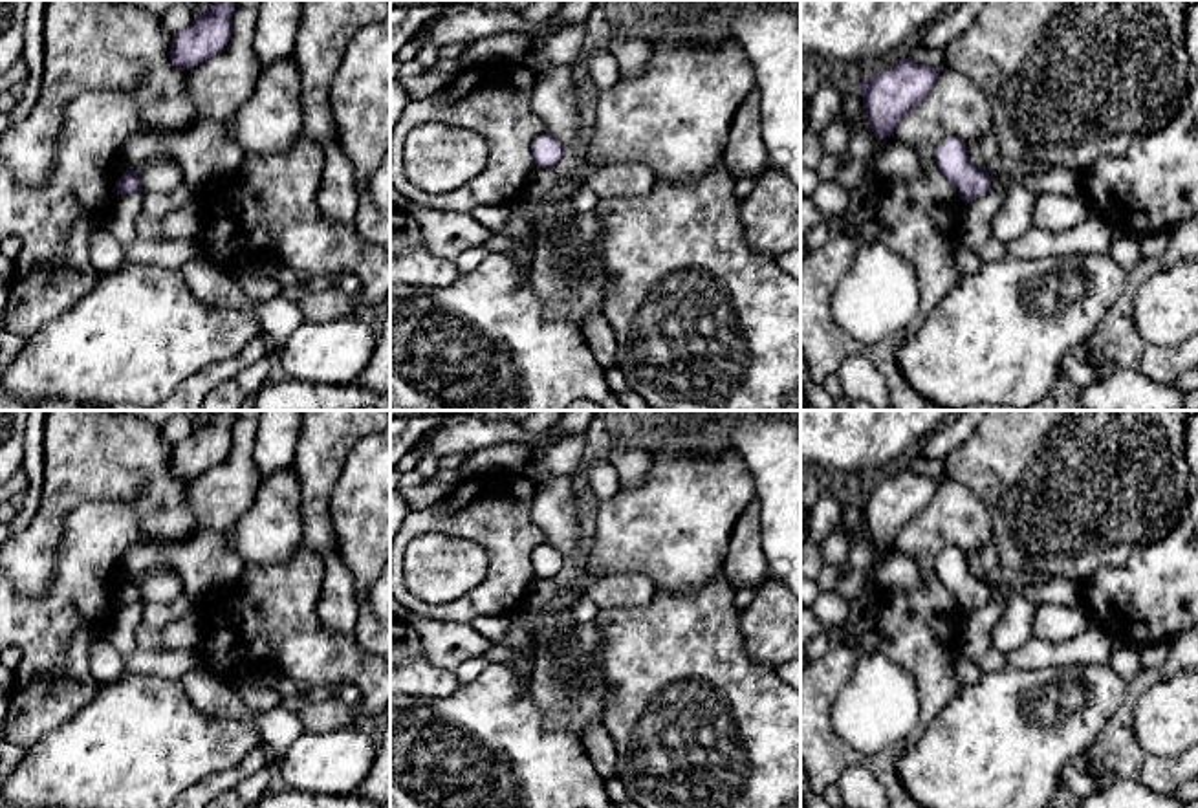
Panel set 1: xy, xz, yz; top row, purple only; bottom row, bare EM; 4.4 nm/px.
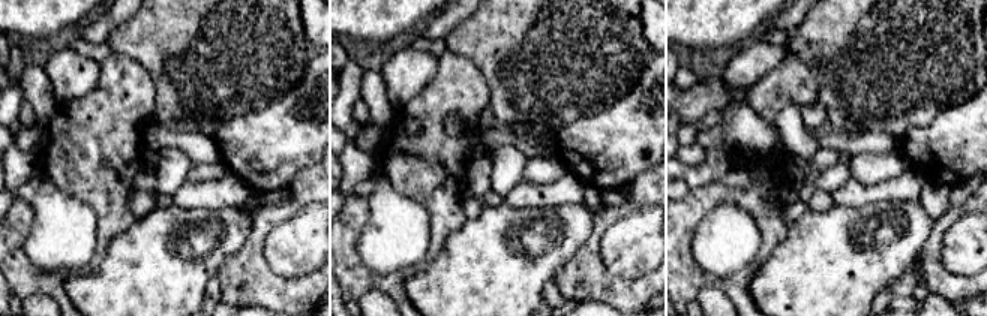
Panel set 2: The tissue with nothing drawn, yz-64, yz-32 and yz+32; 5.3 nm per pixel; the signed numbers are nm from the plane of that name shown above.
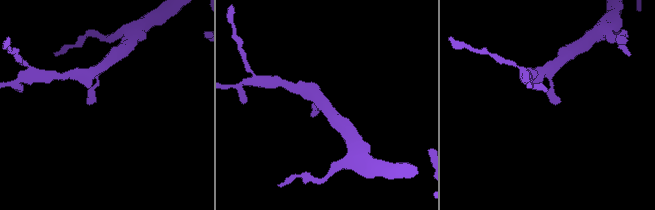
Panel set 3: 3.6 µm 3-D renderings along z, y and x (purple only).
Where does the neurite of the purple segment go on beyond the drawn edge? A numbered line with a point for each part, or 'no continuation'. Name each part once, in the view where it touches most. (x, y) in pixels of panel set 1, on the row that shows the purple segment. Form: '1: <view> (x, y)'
no continuation

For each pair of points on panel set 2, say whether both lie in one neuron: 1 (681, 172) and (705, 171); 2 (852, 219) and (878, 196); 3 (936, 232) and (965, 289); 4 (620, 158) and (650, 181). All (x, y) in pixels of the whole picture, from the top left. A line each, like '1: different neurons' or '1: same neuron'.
1: same neuron
2: different neurons
3: same neuron
4: different neurons

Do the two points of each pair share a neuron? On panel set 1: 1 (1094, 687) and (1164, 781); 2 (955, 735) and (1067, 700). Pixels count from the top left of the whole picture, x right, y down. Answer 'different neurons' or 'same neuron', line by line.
1: different neurons
2: same neuron

